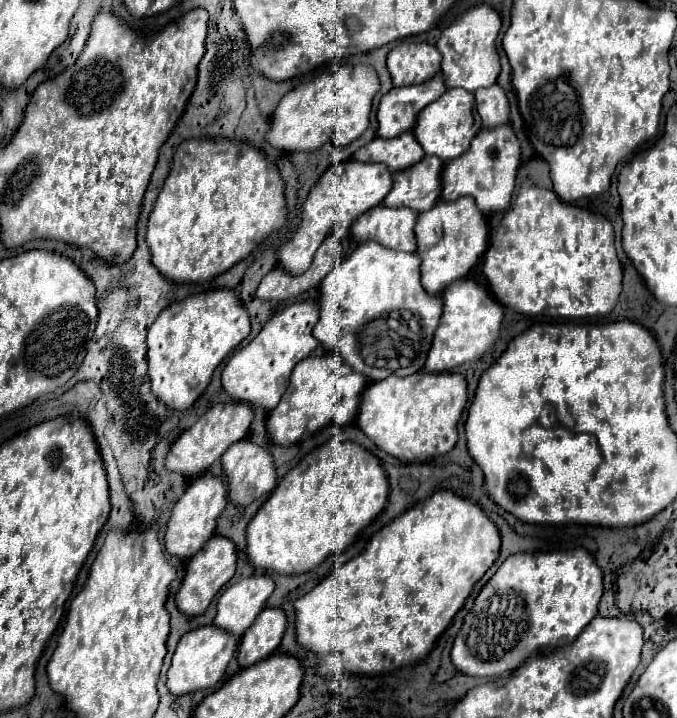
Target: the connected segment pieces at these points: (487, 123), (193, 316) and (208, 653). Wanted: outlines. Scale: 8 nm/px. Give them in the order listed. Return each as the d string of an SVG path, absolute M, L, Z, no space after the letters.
M499 84L477 90L475 98L477 98L477 112L483 120L483 128L493 128L509 122L509 102Z
M221 288L173 302L159 314L147 334L151 392L173 410L189 408L209 386L213 370L249 332L249 316L235 290Z
M201 626L197 630L191 630L181 636L177 650L171 660L171 668L167 670L167 688L175 696L191 694L195 690L213 688L225 674L225 668L229 660L233 658L235 650L239 646L239 638L231 632L225 632L217 626Z

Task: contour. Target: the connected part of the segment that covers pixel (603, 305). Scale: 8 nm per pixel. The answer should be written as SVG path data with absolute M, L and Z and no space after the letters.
M529 178L521 184L511 210L505 212L499 228L491 234L483 258L483 274L499 304L521 314L549 314L563 318L609 314L617 304L623 280L621 262L613 246L611 222L601 214L565 204L555 192L535 186Z

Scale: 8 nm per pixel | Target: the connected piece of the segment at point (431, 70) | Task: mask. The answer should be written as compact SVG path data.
M399 42L387 54L387 68L393 78L393 86L423 84L441 72L441 54L435 46L425 42Z

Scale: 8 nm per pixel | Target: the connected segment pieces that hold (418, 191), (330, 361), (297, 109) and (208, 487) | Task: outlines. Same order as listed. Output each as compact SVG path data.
M425 156L413 168L393 174L393 190L383 200L385 206L407 206L421 212L433 208L441 198L441 172L443 162L437 156Z
M339 352L309 356L307 360L301 360L291 374L291 382L285 390L285 396L281 398L281 404L269 412L269 436L275 444L289 446L295 444L303 434L313 434L327 424L335 424L339 428L351 424L357 418L357 408L361 404L365 386L365 376L349 368L349 364L341 360Z
M345 64L335 72L323 73L309 82L303 82L281 98L277 110L273 112L273 122L267 134L267 142L285 152L317 150L331 138L339 108L349 108L349 112L355 114L353 130L357 140L369 126L371 102L377 92L379 92L379 76L375 68L369 64Z
M203 474L197 480L193 480L189 484L189 488L185 490L185 494L181 496L181 500L175 504L173 514L167 522L167 532L165 532L167 552L173 556L179 556L179 558L195 556L203 548L203 544L213 536L217 518L221 516L225 504L227 504L227 486L223 482L223 478Z

